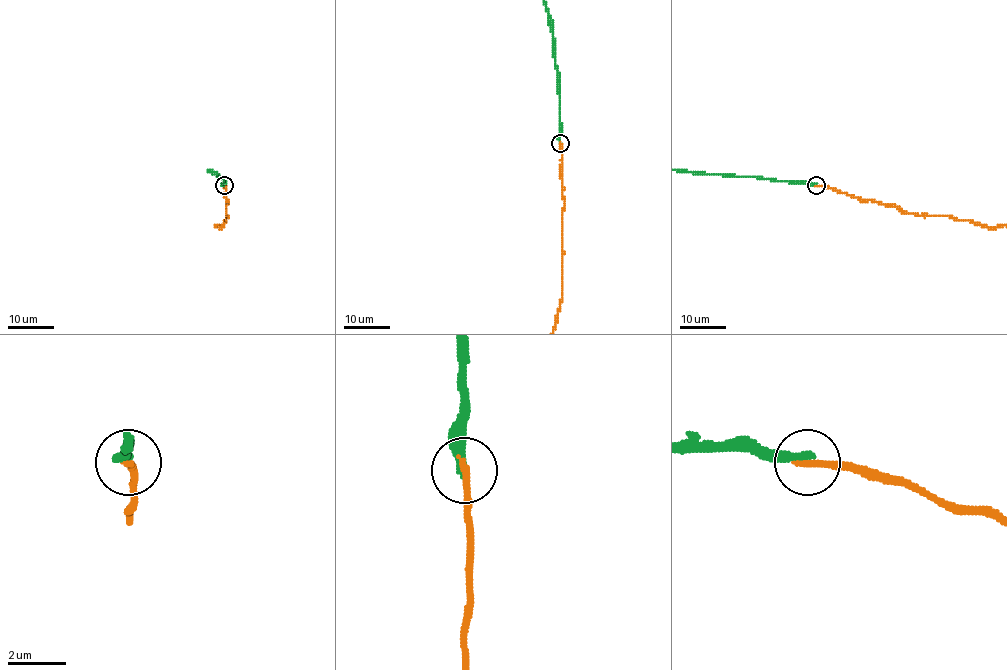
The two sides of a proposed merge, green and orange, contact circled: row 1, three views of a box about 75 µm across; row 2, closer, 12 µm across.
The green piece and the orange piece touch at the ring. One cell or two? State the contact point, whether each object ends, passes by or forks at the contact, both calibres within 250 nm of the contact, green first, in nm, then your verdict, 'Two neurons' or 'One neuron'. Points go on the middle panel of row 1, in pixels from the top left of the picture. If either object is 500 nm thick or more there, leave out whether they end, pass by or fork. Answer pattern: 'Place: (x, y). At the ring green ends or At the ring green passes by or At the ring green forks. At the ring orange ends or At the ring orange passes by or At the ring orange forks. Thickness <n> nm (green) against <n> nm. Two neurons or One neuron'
Place: (560, 143). At the ring green ends. At the ring orange ends. Thickness 320 nm (green) against 280 nm. Two neurons

